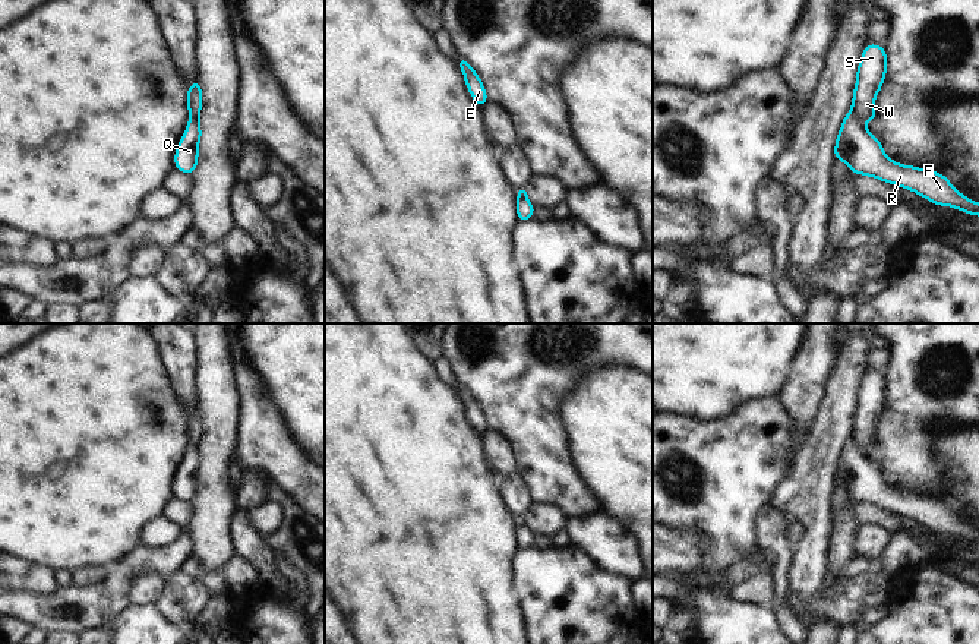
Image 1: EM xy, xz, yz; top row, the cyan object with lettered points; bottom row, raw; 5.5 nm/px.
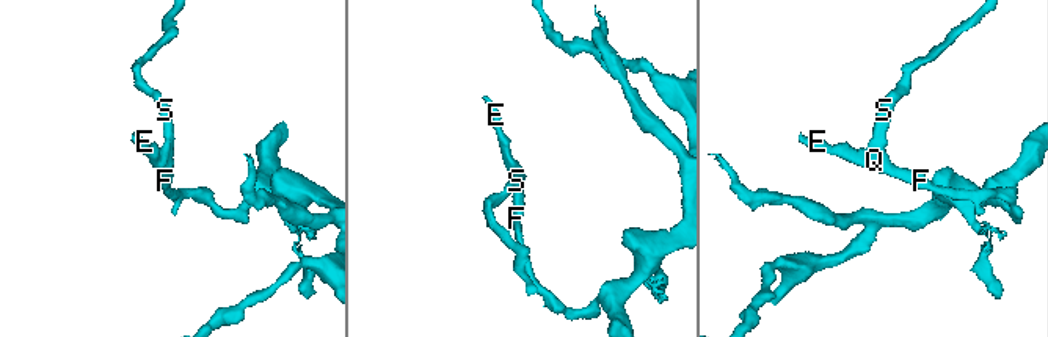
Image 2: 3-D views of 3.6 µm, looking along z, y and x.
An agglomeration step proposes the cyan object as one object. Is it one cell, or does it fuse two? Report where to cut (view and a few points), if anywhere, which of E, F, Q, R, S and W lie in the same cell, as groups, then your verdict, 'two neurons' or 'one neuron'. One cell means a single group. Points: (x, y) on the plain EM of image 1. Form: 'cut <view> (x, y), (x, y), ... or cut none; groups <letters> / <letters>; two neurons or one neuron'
cut yz (850, 439), (859, 450); groups E F Q R / S W; two neurons

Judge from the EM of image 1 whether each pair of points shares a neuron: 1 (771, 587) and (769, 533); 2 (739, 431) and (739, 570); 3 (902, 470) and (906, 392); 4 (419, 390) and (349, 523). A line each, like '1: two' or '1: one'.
1: one
2: two
3: one
4: one

